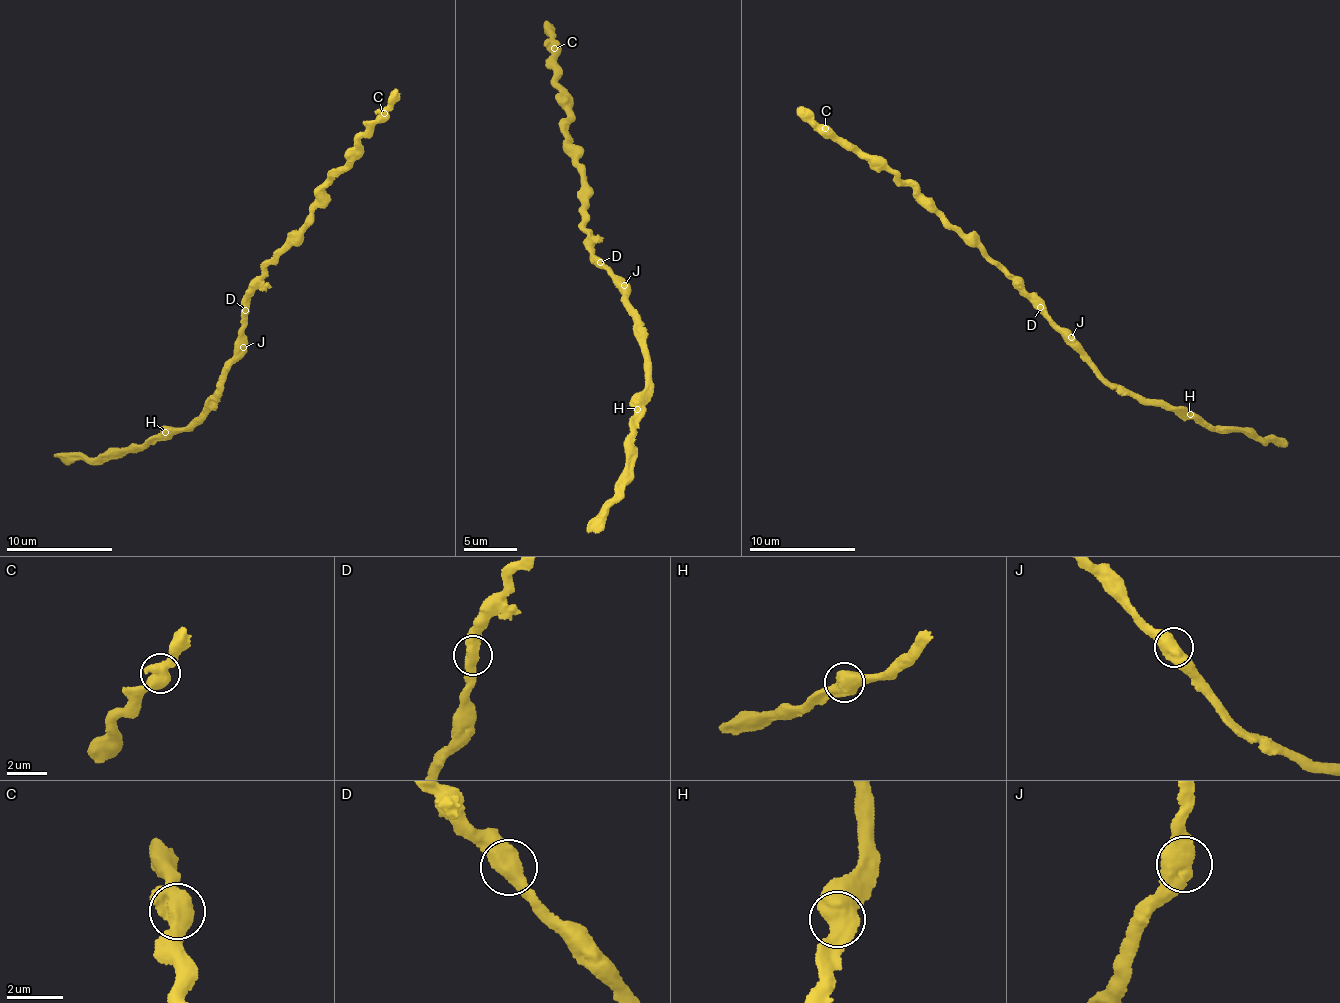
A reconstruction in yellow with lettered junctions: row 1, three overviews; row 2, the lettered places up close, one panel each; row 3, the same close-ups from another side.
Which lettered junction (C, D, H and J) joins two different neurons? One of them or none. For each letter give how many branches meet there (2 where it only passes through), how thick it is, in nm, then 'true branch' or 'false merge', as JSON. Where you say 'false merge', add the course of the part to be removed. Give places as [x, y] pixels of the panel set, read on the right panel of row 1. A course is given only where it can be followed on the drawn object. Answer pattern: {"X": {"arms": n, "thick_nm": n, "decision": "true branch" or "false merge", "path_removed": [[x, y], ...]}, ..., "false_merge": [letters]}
{"C": {"arms": 2, "thick_nm": 700, "decision": "true branch"}, "D": {"arms": 2, "thick_nm": 600, "decision": "true branch"}, "H": {"arms": 2, "thick_nm": 750, "decision": "true branch"}, "J": {"arms": 2, "thick_nm": 700, "decision": "true branch"}, "false_merge": []}

